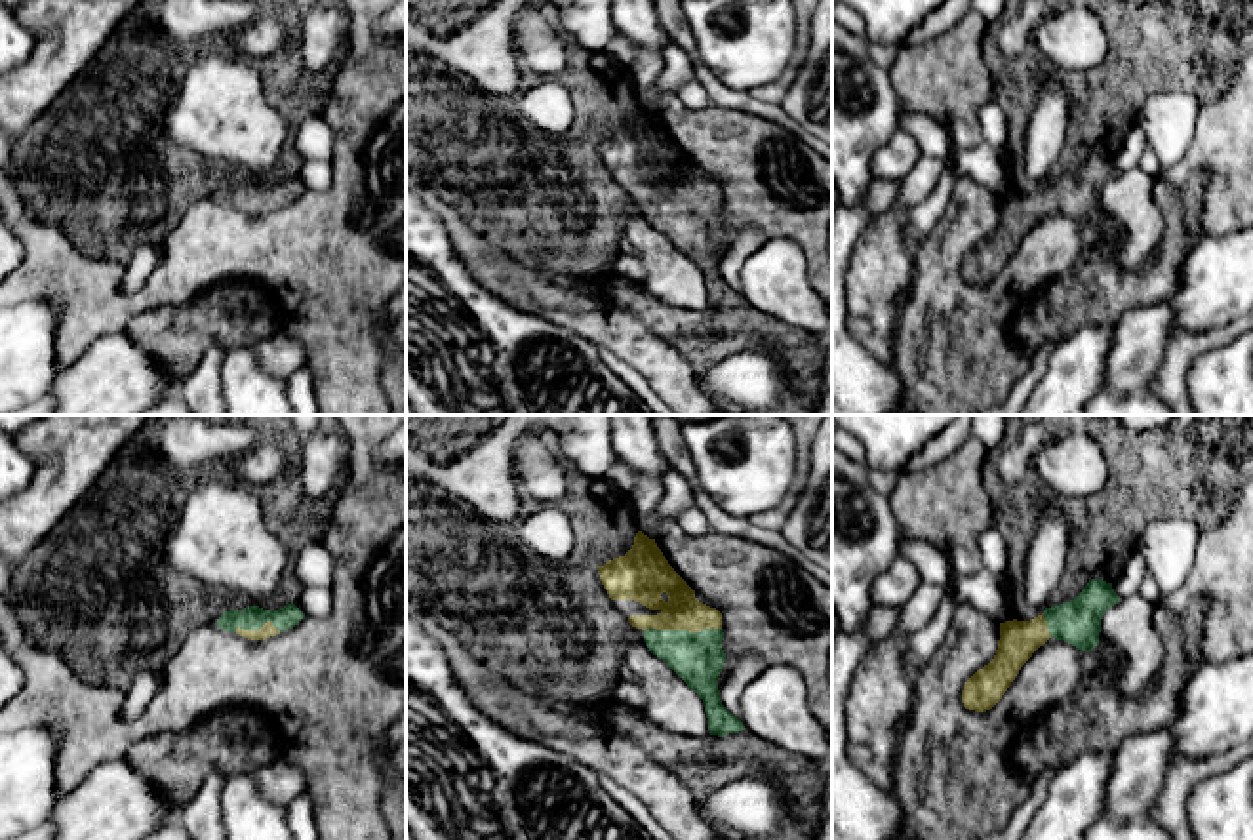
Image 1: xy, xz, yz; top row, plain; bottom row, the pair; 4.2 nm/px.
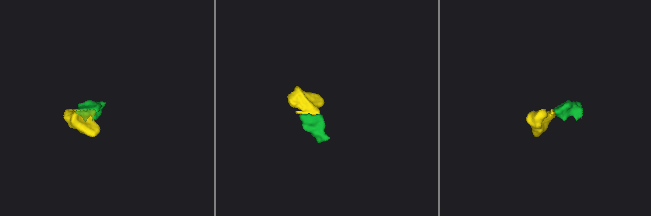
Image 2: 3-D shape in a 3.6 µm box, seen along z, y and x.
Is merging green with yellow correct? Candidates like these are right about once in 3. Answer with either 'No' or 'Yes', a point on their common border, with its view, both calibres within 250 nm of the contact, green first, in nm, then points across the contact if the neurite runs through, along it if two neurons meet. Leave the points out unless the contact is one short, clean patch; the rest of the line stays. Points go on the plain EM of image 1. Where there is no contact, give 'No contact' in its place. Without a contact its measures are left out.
Yes. Touches green at xz (682, 204). Thickness 220 nm (green) against 160 nm. Path across: xz (697, 231), (682, 204), (682, 185)

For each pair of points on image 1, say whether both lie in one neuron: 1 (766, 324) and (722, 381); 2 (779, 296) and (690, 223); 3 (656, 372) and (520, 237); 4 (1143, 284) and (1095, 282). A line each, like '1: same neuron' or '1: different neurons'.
1: different neurons
2: different neurons
3: different neurons
4: same neuron

